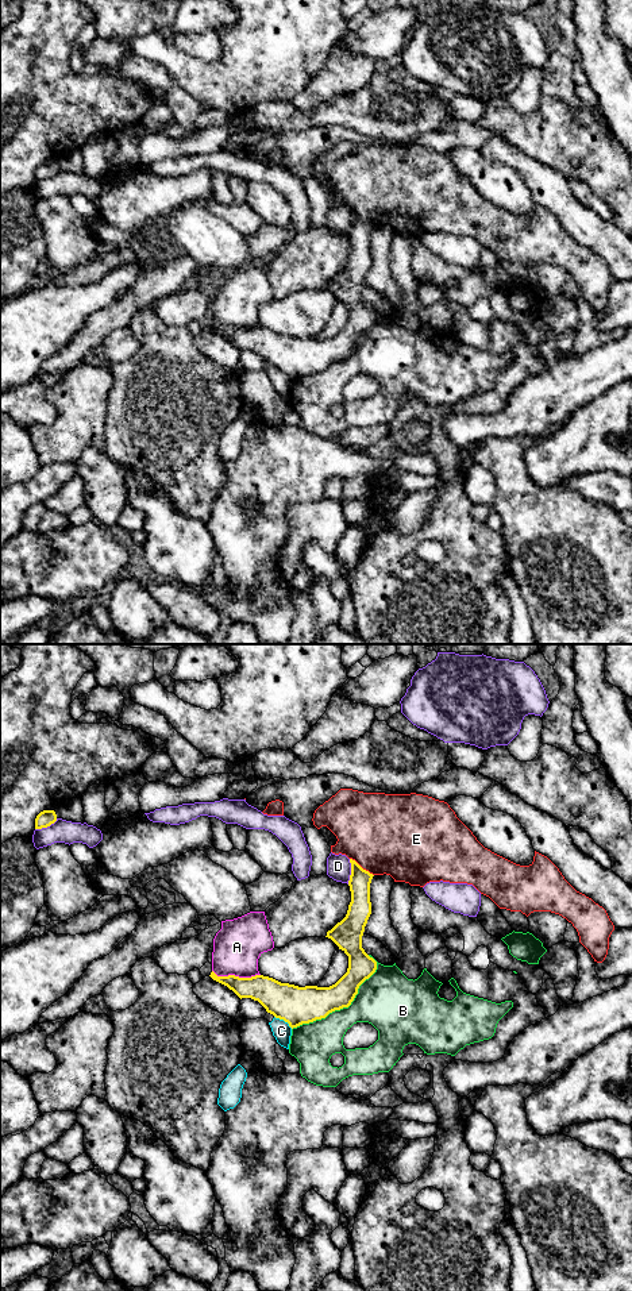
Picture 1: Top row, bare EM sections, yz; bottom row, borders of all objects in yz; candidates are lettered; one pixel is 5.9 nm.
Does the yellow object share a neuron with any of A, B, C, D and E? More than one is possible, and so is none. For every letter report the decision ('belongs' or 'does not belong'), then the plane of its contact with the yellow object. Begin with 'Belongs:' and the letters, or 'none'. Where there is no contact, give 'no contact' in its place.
Belongs: none
A: does not belong | yz
B: does not belong | yz
C: does not belong | yz
D: does not belong | yz
E: does not belong | yz

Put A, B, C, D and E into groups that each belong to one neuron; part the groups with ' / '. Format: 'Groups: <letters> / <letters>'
Groups: A / B / C / D / E

